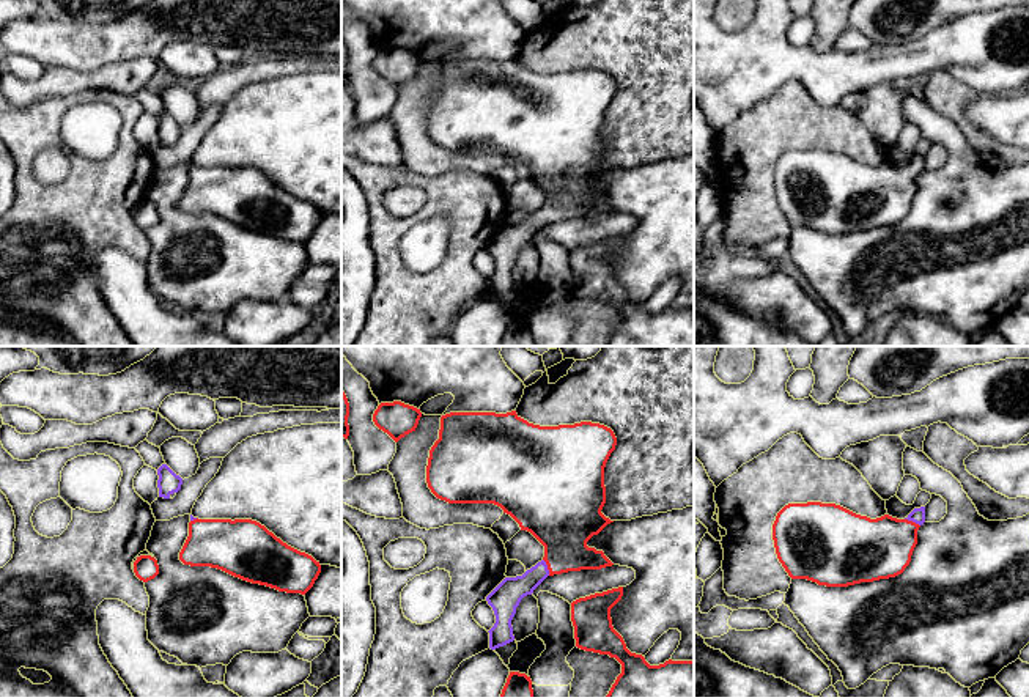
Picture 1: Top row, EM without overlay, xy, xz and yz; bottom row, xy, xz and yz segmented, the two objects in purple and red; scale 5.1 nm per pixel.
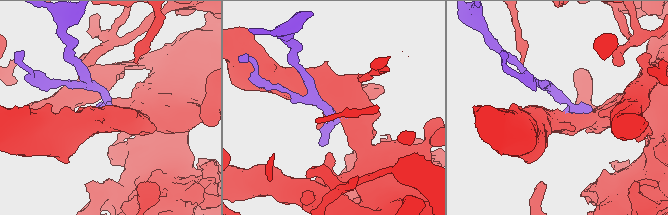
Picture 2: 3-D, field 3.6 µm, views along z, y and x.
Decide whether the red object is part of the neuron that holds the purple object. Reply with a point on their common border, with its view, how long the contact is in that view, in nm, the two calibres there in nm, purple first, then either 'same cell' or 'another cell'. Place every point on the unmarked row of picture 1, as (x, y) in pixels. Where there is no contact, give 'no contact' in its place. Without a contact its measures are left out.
contact xz (546, 214); length 90 nm; calibres 150 and 320 nm; same cell

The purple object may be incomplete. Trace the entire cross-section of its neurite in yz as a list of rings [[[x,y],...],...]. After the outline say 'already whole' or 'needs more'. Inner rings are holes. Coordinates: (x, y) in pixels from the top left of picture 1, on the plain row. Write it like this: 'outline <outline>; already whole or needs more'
outline [[[788,151],[776,164],[773,187],[791,227],[848,234],[902,222],[925,170],[925,154],[905,167],[876,167],[835,151]]]; needs more

